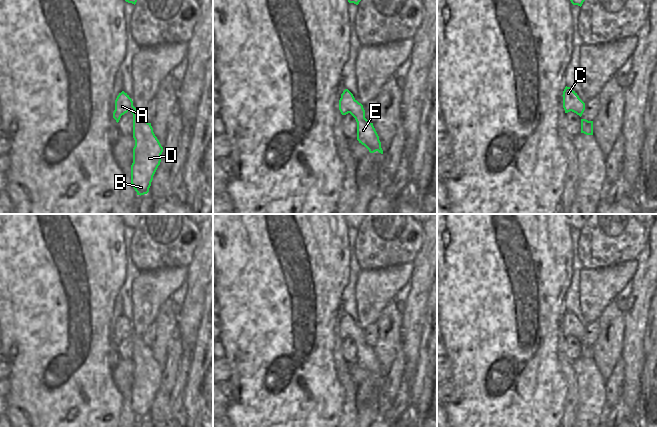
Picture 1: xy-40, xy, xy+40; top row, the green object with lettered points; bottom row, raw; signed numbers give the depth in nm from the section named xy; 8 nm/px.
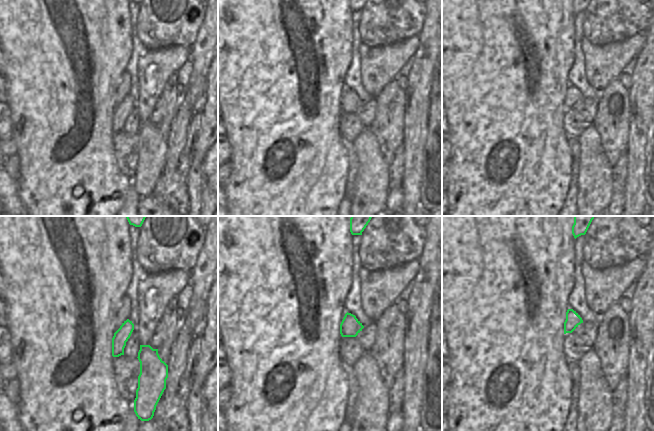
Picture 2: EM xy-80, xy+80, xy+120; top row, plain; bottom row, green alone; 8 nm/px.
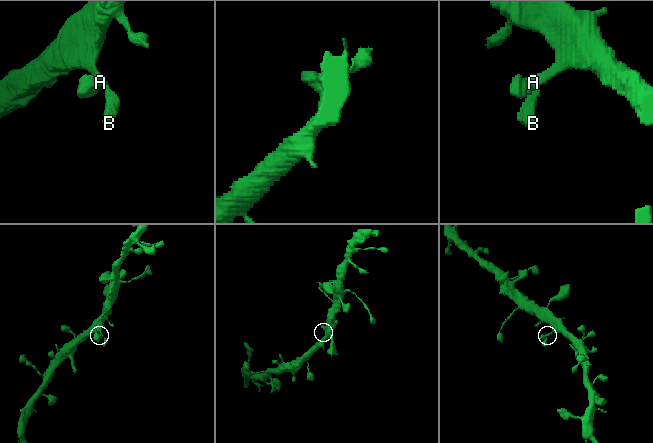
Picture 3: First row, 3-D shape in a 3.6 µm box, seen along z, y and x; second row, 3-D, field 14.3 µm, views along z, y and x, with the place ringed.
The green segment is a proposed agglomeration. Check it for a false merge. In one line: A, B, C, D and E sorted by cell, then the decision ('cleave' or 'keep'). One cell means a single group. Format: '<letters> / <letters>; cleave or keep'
A B C D E; keep

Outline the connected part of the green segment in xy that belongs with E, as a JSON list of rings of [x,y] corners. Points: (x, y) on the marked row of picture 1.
[[[345,89],[341,94],[339,110],[342,115],[350,113],[355,118],[357,122],[357,140],[359,143],[364,145],[370,153],[378,151],[383,154],[381,142],[373,123],[370,123],[365,118],[363,105],[354,98],[348,89]]]

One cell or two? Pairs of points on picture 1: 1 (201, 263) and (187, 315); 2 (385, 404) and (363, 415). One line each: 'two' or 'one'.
1: one
2: two

